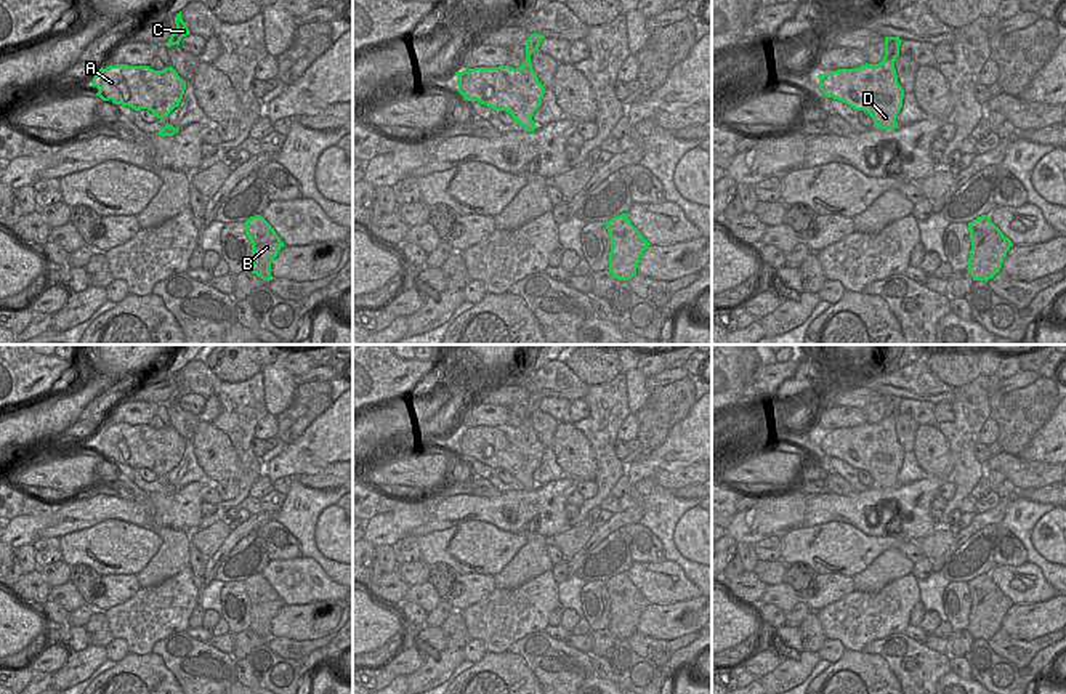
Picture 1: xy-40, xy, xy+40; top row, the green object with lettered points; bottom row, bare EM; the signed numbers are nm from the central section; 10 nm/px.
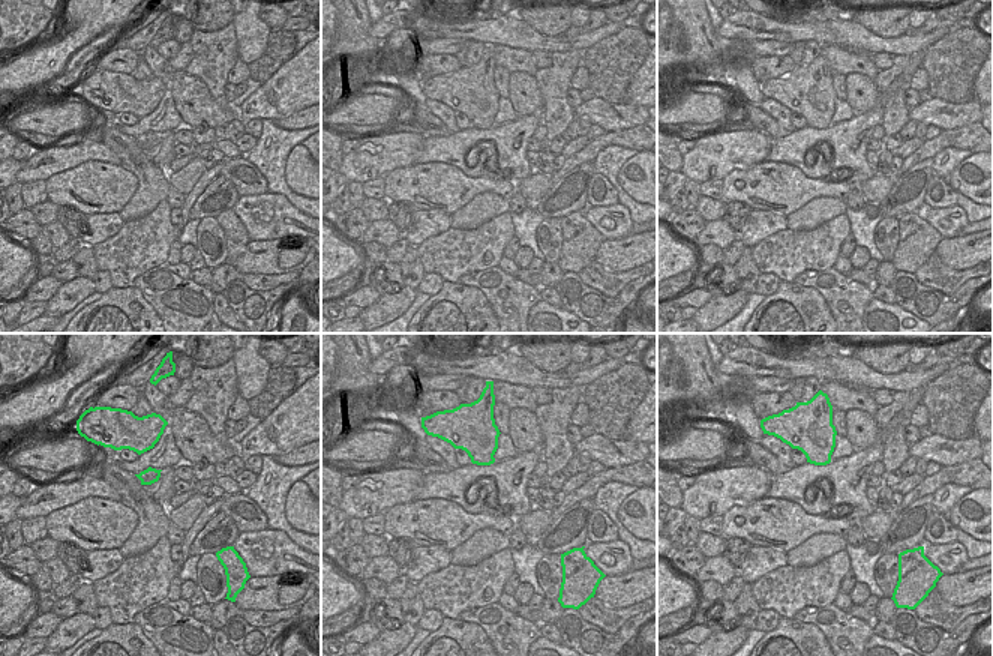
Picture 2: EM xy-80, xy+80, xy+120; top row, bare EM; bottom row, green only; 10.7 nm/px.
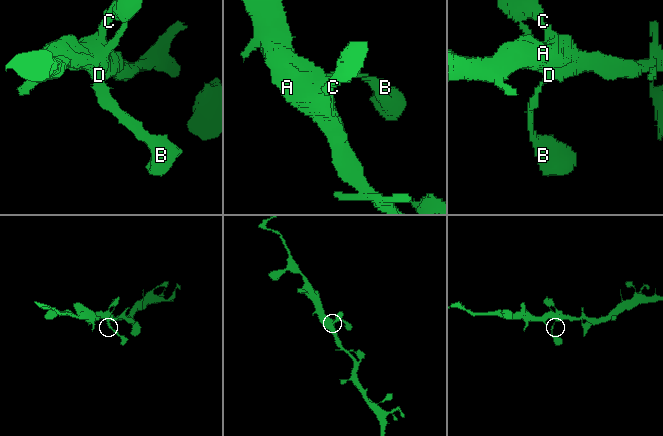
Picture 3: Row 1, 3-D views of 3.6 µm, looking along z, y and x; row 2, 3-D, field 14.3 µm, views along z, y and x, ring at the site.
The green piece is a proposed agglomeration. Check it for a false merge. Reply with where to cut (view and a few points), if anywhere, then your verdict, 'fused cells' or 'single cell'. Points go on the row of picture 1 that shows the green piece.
no cut | single cell

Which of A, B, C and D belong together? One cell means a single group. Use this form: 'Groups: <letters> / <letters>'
Groups: A B C D.

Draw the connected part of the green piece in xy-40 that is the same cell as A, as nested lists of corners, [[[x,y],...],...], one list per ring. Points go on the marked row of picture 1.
[[[115,64],[99,69],[91,87],[98,87],[103,101],[128,106],[135,111],[147,109],[157,119],[167,117],[180,106],[186,82],[170,66],[154,71],[149,66]]]

